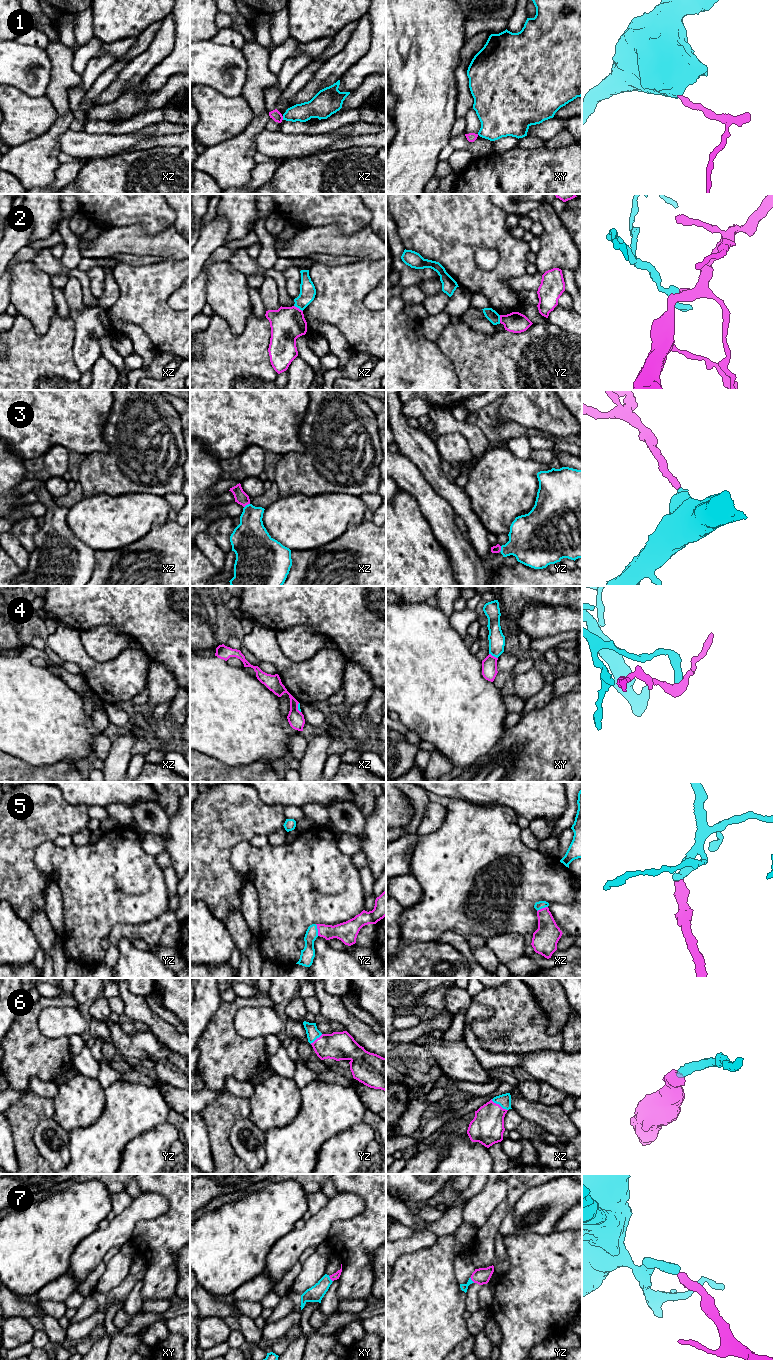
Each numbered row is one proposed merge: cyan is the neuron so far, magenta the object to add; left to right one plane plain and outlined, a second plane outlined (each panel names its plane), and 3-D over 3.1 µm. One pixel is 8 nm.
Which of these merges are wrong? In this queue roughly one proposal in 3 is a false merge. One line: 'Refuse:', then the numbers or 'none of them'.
Refuse: 1, 2

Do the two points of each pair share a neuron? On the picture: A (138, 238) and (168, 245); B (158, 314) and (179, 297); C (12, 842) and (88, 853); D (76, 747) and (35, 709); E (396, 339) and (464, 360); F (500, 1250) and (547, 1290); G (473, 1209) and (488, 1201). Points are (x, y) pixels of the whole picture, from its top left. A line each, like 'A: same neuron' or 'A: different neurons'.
A: same neuron
B: different neurons
C: different neurons
D: same neuron
E: different neurons
F: different neurons
G: same neuron

